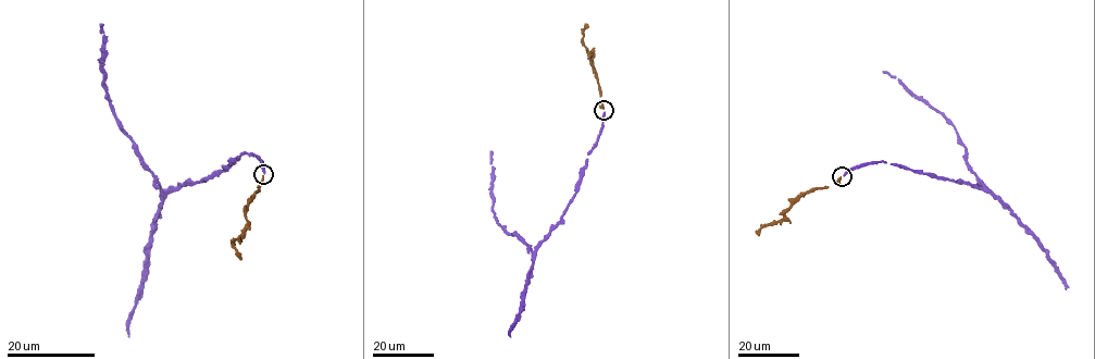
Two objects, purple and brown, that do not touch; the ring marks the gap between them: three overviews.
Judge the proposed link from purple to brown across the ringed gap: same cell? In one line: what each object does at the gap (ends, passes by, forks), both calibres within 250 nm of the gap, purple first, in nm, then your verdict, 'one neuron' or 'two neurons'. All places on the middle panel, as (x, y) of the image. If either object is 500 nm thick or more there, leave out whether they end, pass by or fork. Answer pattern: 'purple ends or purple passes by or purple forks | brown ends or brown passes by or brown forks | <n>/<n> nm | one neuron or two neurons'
purple ends | brown ends | 200/260 nm | one neuron

